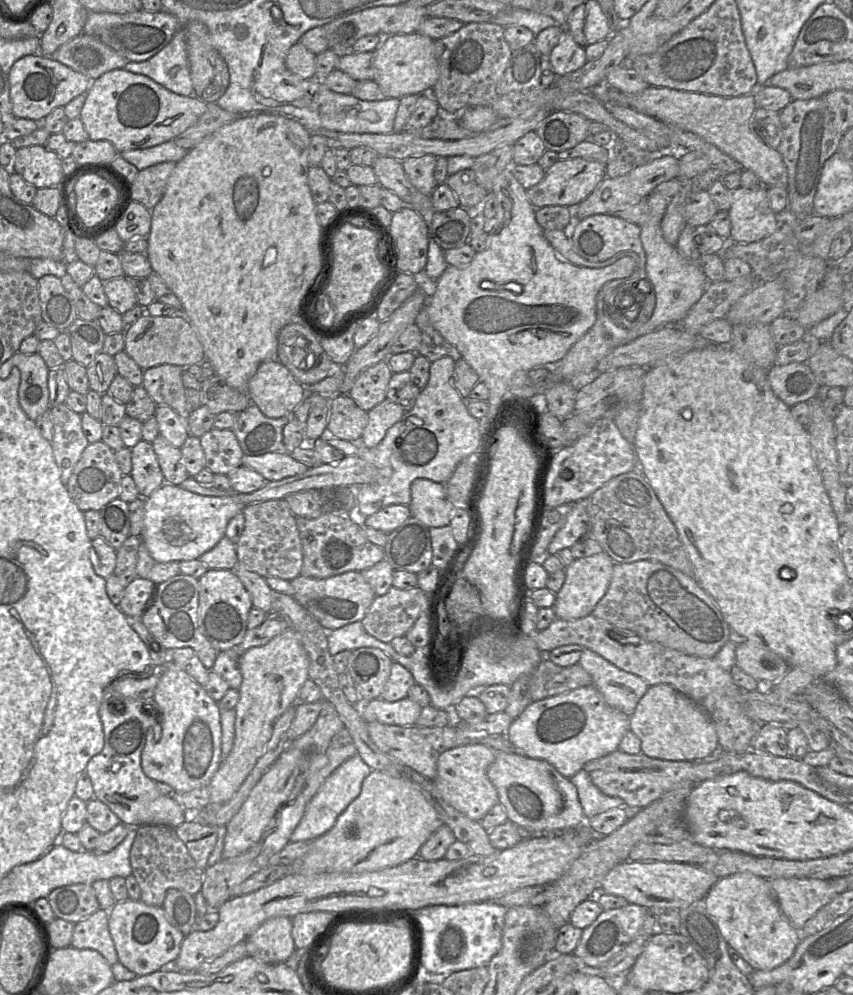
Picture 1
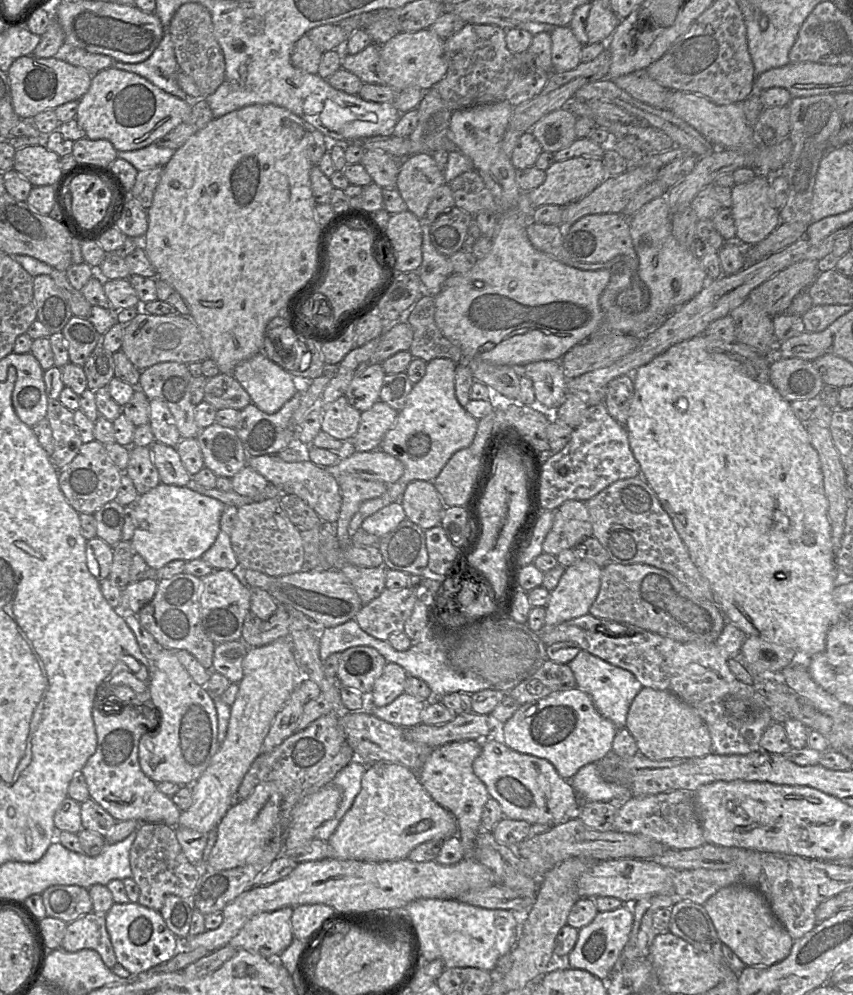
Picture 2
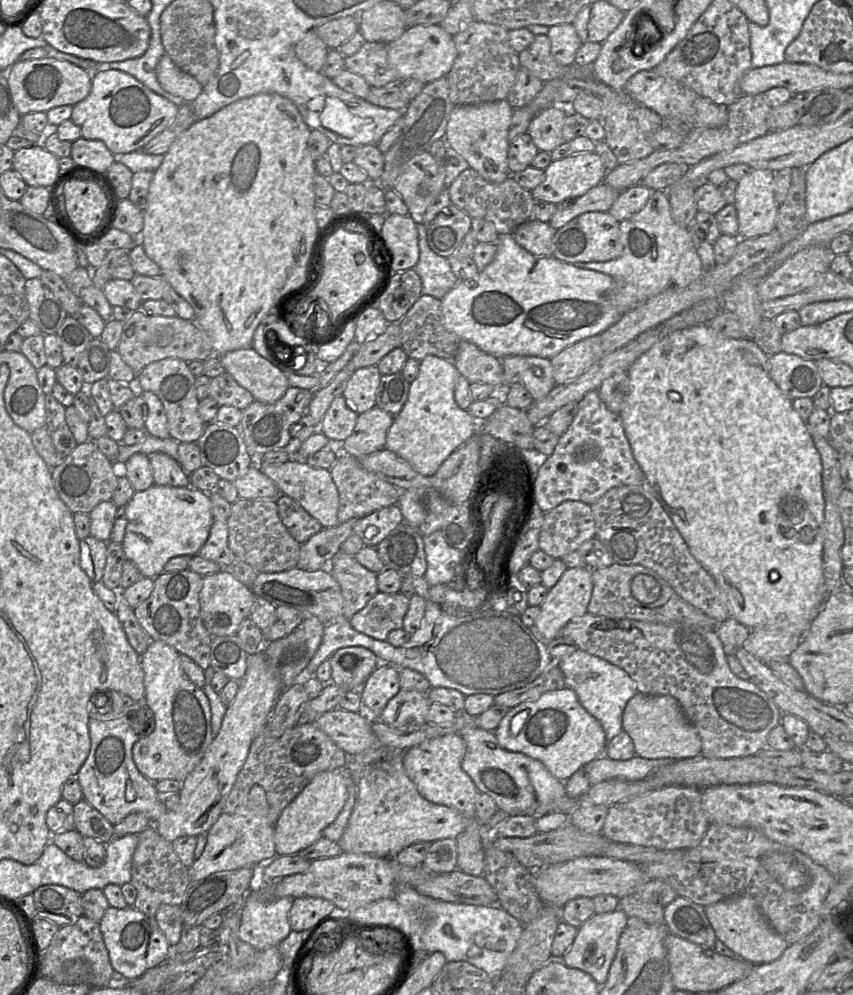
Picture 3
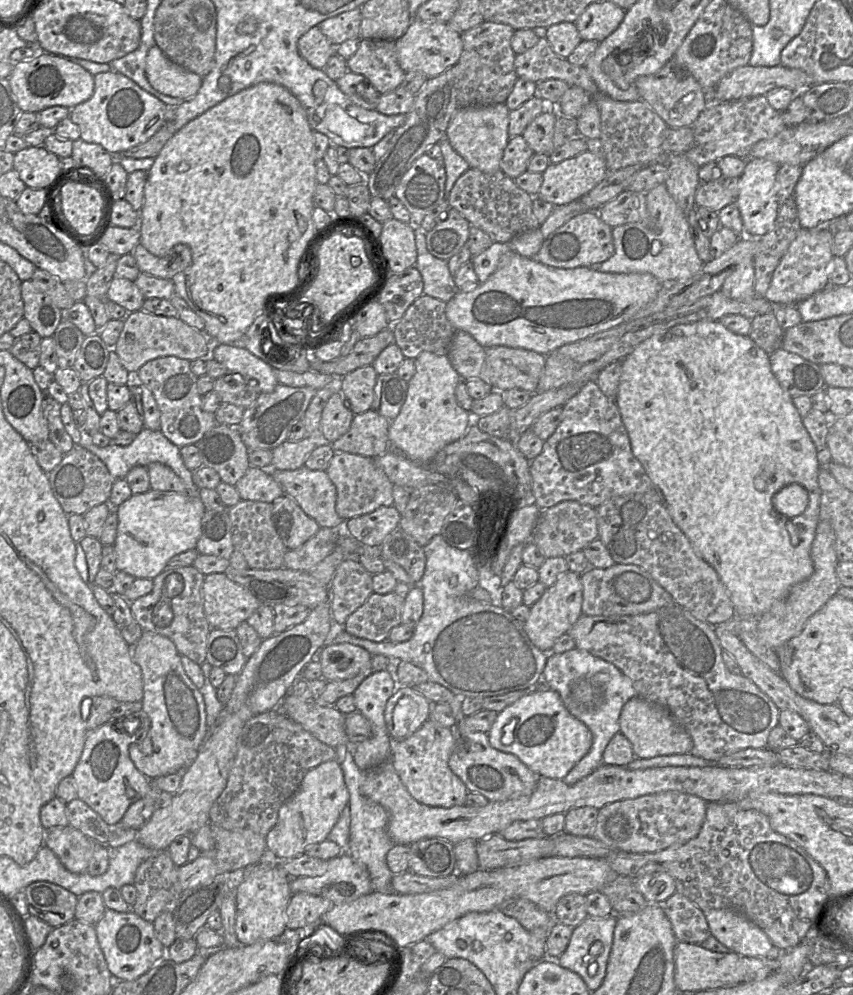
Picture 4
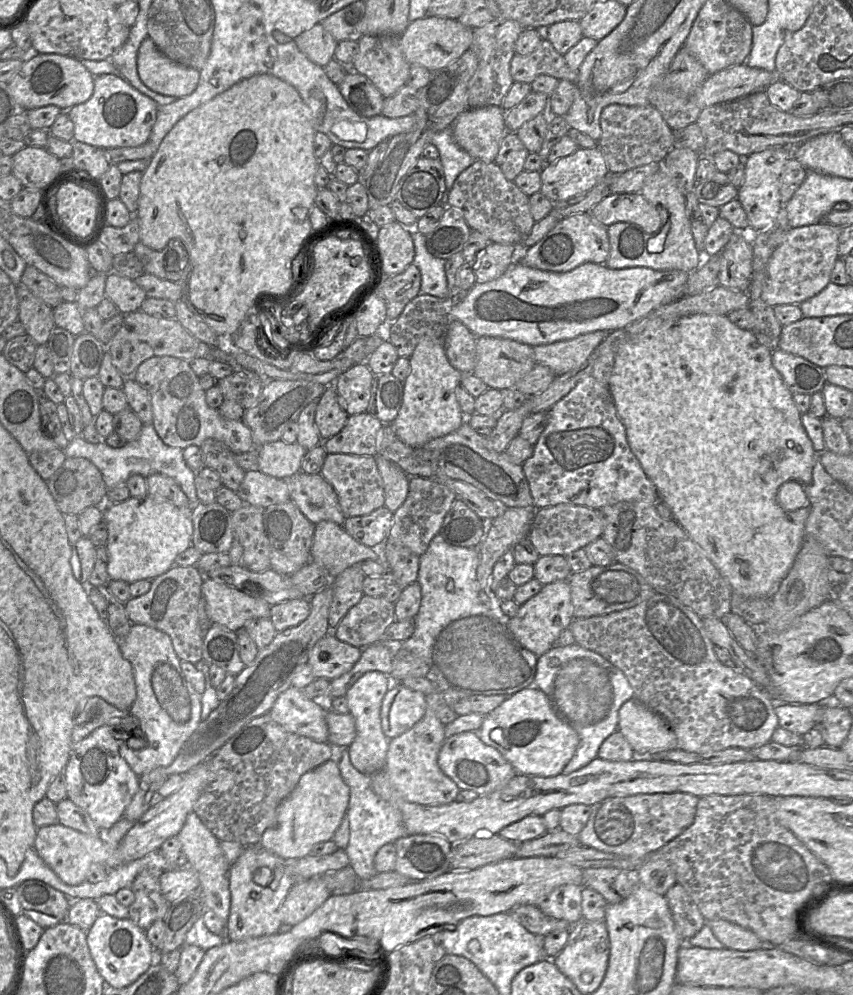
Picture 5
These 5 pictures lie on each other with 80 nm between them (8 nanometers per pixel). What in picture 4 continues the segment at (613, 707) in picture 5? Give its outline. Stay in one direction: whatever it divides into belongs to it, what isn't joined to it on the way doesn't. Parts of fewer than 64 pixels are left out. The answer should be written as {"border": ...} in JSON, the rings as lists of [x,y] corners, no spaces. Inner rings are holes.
{"border":[[[575,647],[560,654],[547,654],[542,683],[559,694],[565,708],[582,721],[593,736],[590,751],[563,779],[566,784],[573,785],[603,764],[605,748],[613,736],[620,732],[619,719],[622,708],[631,698],[637,696],[637,692],[631,679],[620,669],[586,650]]]}

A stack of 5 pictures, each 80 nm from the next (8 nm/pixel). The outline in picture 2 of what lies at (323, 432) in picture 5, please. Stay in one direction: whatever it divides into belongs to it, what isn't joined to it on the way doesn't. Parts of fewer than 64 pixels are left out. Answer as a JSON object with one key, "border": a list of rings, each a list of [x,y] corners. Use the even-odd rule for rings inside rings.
{"border":[[[343,395],[324,407],[321,430],[338,440],[350,441],[358,430],[360,416]]]}

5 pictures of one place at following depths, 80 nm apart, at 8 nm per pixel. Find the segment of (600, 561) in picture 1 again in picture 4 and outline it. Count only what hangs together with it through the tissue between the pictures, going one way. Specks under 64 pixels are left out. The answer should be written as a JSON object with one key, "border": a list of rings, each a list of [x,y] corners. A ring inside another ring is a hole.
{"border":[[[568,570],[546,588],[542,597],[530,607],[529,617],[523,627],[531,642],[545,653],[551,651],[556,641],[568,633],[582,615],[583,586],[580,575]]]}

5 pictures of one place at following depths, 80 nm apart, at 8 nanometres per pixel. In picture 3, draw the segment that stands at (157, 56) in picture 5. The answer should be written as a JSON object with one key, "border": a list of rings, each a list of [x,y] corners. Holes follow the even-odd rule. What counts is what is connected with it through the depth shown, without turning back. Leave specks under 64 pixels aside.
{"border":[[[165,53],[156,67],[157,79],[164,90],[192,102],[203,90],[203,86],[190,74],[180,69]]]}

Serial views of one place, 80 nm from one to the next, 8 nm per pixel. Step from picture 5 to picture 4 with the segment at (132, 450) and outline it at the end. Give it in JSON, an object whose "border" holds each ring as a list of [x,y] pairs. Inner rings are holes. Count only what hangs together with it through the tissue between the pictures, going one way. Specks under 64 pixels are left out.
{"border":[[[143,428],[139,432],[131,444],[127,446],[119,446],[109,444],[105,447],[98,447],[90,440],[91,435],[84,435],[83,441],[79,444],[96,455],[108,468],[110,474],[115,480],[124,479],[127,473],[135,466],[148,466],[150,463],[159,462],[170,467],[184,482],[187,492],[198,495],[198,488],[193,482],[193,471],[190,471],[184,464],[180,454],[180,447],[168,440],[163,433],[159,431]]]}

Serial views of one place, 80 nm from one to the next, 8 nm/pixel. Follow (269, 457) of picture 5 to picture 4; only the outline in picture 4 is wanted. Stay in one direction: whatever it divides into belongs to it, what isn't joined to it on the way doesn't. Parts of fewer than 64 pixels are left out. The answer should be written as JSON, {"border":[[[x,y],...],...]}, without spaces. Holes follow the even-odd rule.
{"border":[[[304,438],[298,442],[285,441],[272,449],[272,461],[269,469],[296,470],[304,465],[310,453],[324,442],[320,438]]]}

